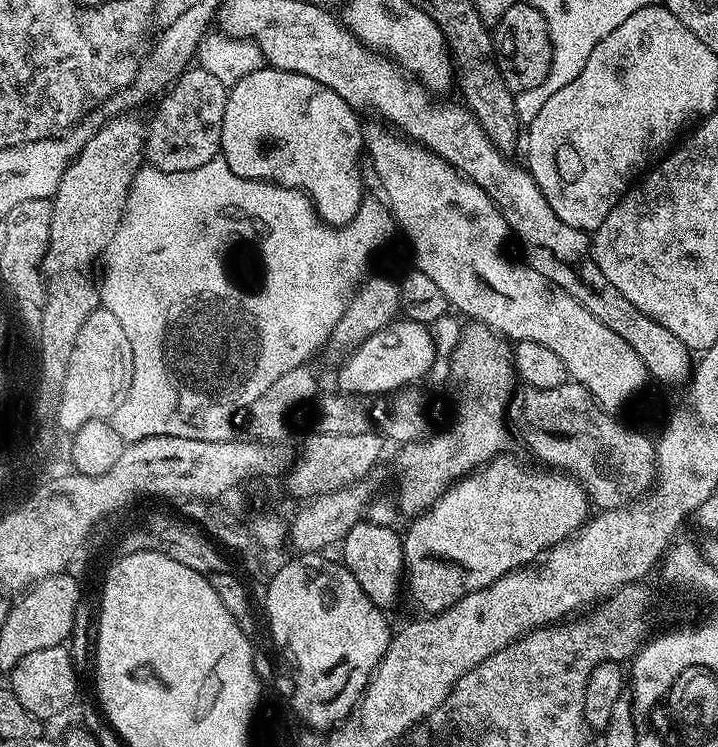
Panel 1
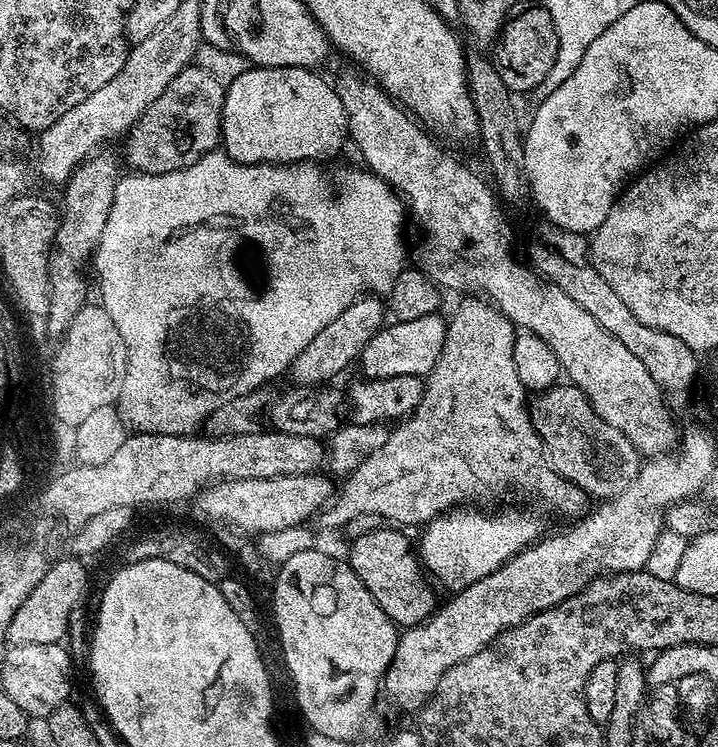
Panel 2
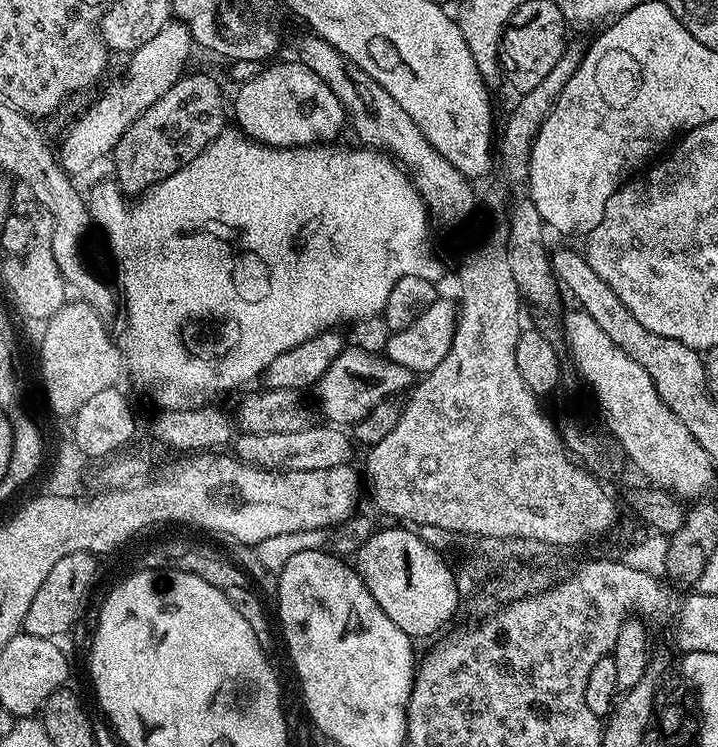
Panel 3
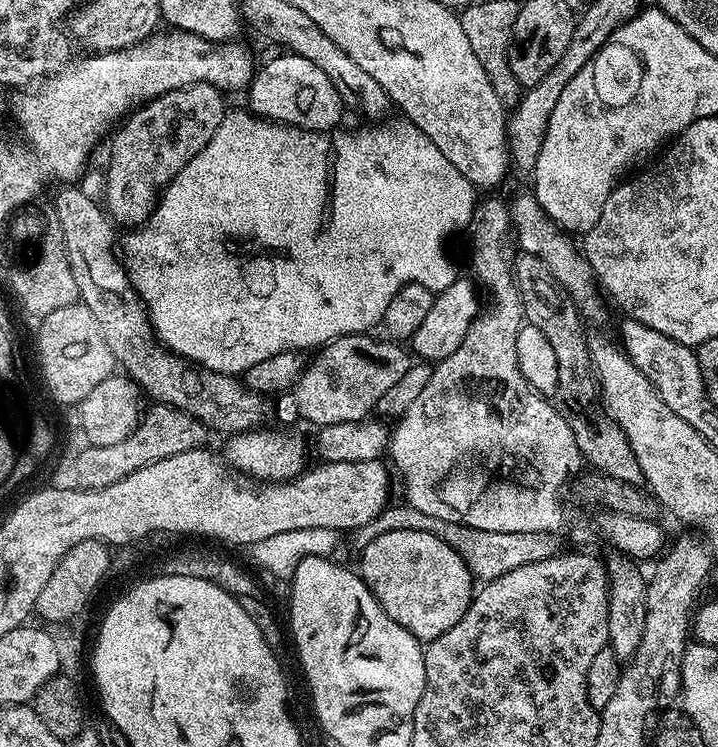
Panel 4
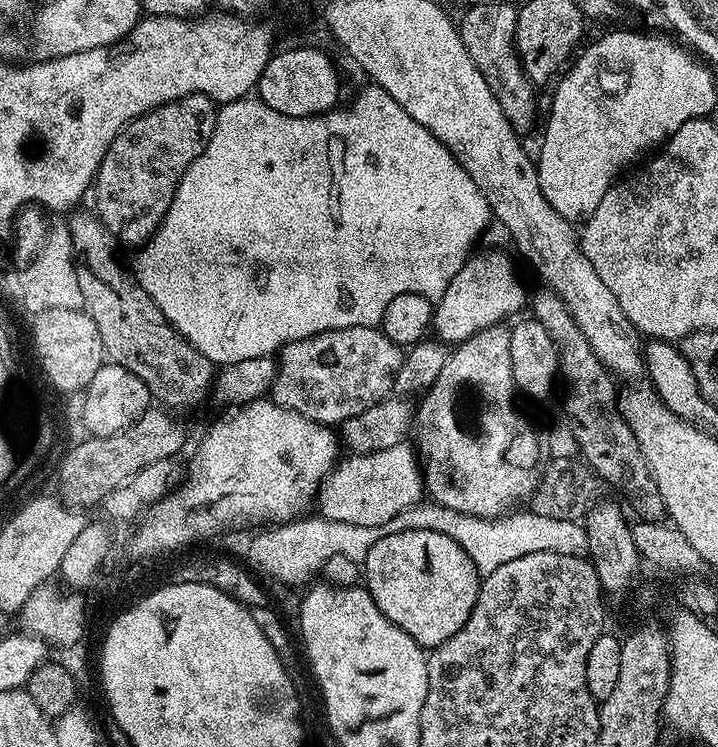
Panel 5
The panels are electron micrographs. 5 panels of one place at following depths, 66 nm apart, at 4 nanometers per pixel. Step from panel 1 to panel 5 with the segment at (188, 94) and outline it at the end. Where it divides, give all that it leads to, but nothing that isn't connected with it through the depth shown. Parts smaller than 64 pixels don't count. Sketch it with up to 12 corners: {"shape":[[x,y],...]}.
{"shape":[[195,92],[110,142],[94,211],[121,245],[158,230],[206,150],[218,105]]}

